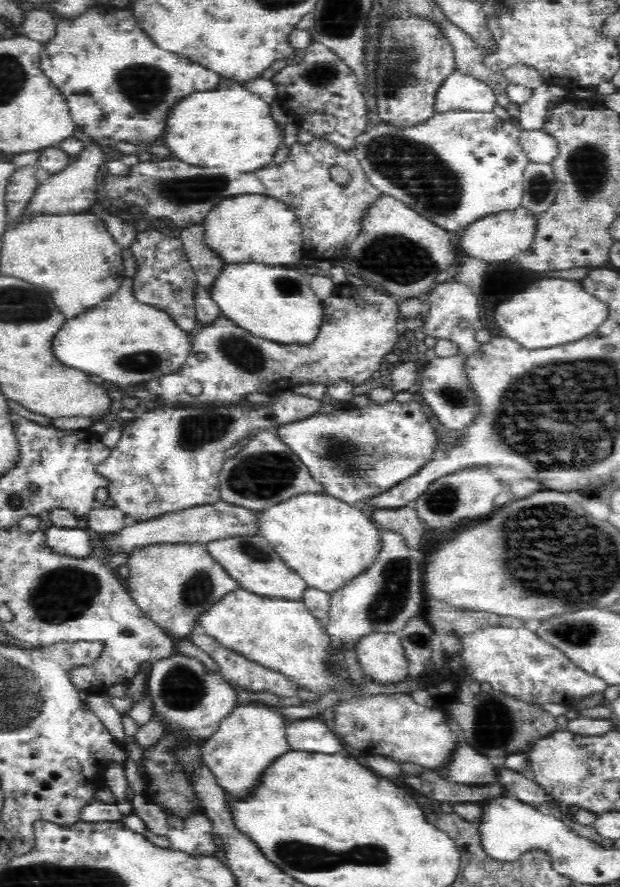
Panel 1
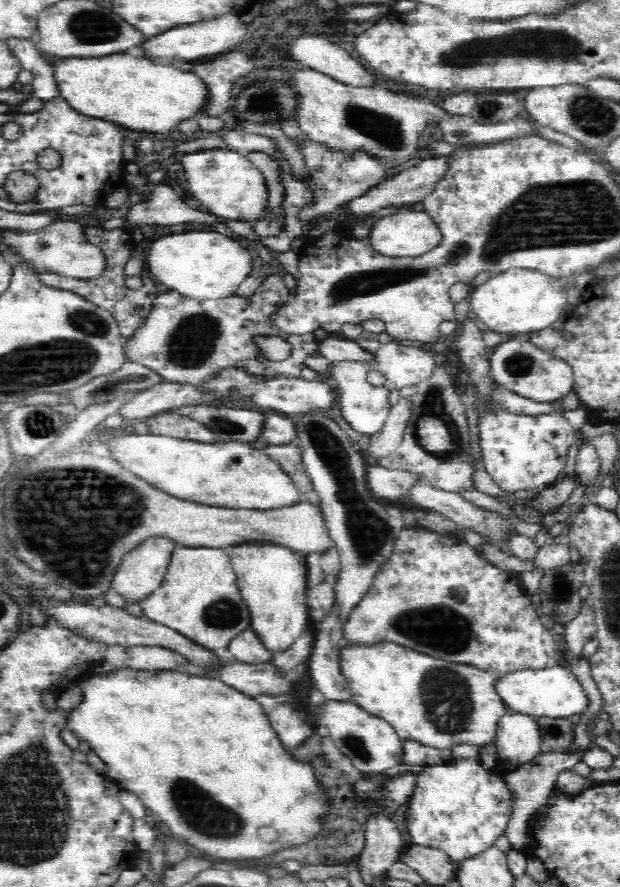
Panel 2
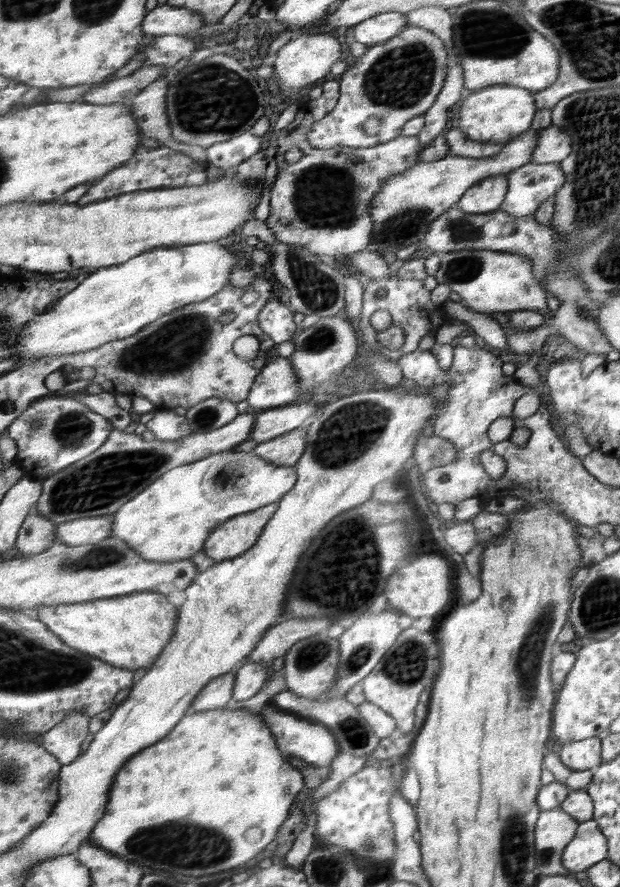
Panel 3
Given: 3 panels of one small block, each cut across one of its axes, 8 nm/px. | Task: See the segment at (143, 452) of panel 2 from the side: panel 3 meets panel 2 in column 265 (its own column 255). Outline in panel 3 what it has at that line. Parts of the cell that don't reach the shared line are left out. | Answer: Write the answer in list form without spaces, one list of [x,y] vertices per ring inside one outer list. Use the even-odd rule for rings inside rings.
[[[252,451],[214,453],[160,477],[114,514],[114,537],[126,540],[150,561],[172,562],[196,556],[225,522],[280,502],[297,484],[297,467],[276,465]]]

